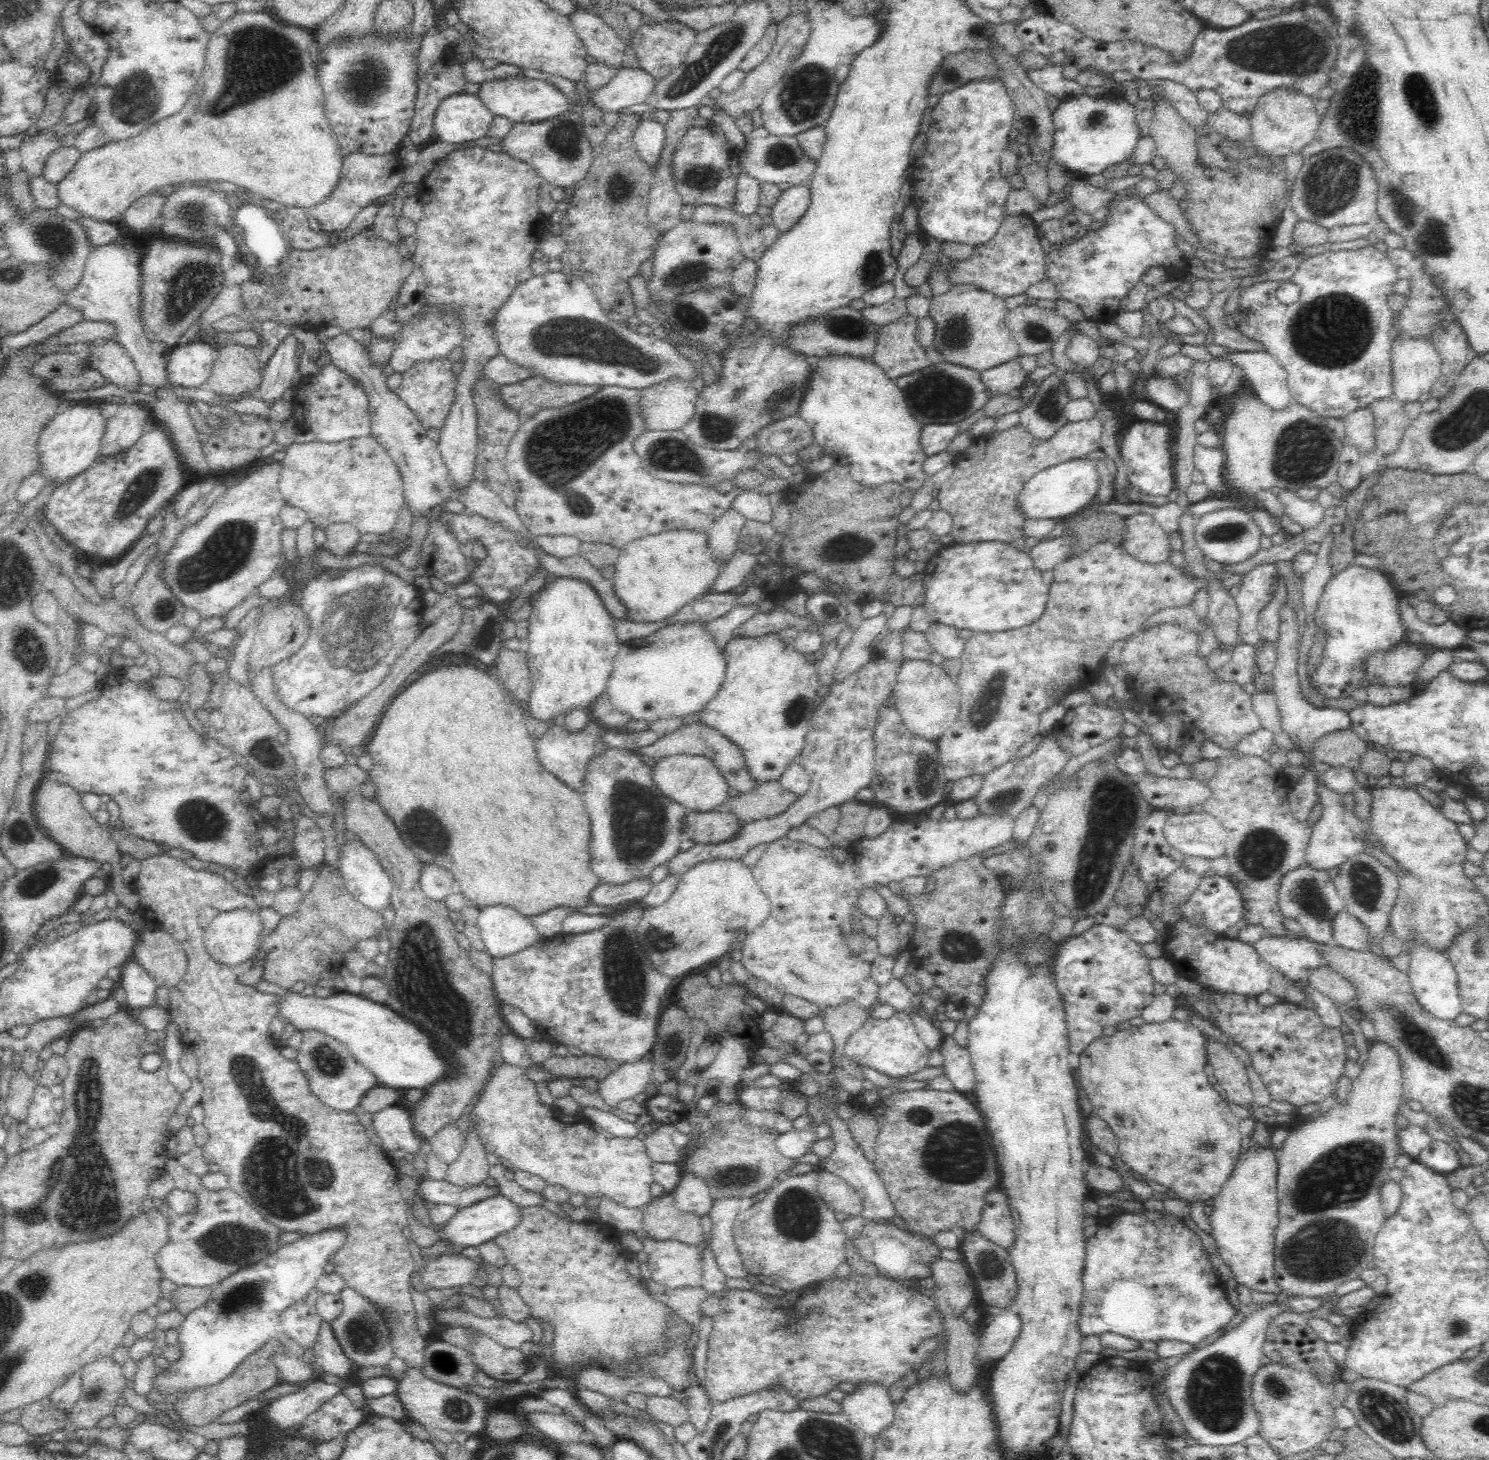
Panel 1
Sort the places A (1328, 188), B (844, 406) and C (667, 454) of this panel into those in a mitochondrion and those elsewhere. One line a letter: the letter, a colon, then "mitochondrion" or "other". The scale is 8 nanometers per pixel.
A: mitochondrion
B: other
C: mitochondrion

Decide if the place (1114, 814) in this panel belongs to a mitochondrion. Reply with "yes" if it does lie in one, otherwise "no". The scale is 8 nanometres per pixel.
yes

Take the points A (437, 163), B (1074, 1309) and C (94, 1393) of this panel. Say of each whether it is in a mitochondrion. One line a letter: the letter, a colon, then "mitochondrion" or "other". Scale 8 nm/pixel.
A: other
B: other
C: other

